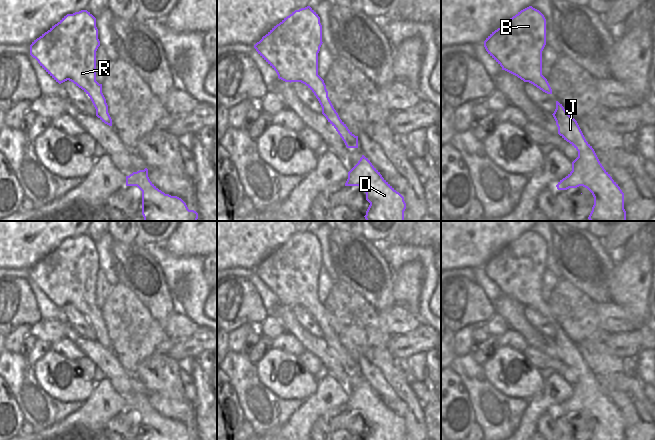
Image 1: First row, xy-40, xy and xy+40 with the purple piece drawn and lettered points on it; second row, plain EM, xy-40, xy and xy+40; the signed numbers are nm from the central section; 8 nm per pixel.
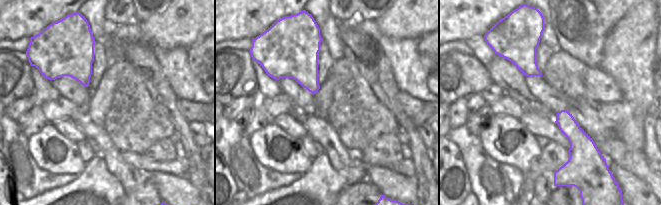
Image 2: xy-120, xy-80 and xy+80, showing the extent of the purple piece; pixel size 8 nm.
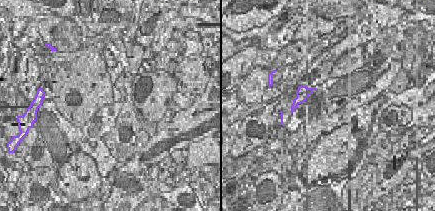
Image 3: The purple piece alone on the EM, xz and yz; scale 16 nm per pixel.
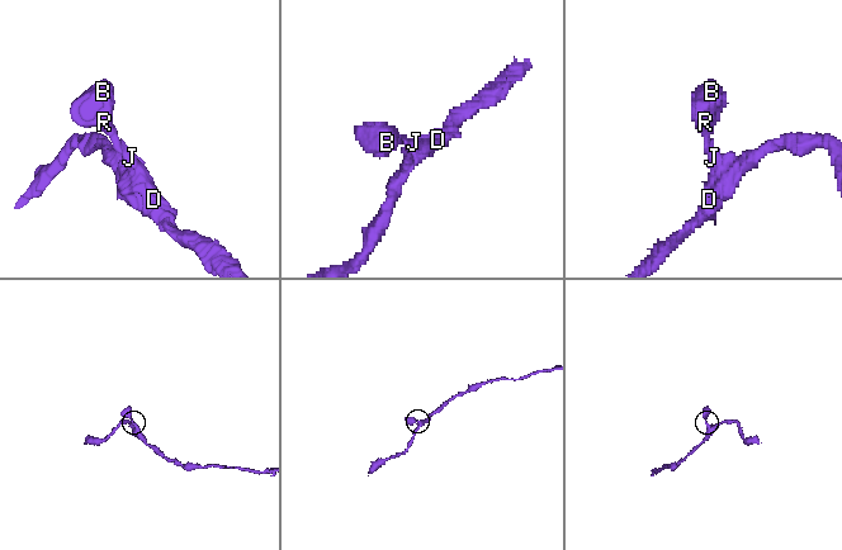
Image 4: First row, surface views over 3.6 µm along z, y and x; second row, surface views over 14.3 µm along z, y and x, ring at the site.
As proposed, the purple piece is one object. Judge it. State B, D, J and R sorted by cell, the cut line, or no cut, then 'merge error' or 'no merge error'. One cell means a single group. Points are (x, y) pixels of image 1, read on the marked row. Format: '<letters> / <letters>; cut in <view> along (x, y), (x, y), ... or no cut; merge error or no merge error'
B D J R; no cut; no merge error

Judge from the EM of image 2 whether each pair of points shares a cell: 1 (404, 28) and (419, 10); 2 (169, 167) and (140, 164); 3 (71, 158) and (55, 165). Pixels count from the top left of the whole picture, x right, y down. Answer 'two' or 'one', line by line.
1: one
2: one
3: one

